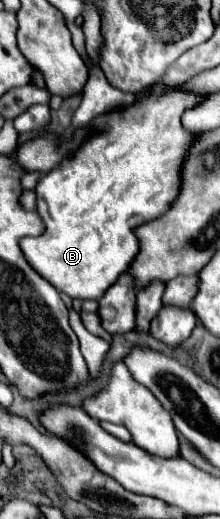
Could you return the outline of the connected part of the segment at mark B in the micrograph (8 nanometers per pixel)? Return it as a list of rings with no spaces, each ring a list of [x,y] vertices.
[[[168,92],[168,94],[162,94],[162,96],[150,96],[150,98],[142,100],[140,104],[136,104],[136,106],[120,108],[120,110],[116,110],[116,112],[112,112],[112,114],[106,114],[106,116],[104,116],[104,124],[102,124],[104,130],[100,130],[96,136],[92,136],[90,140],[86,140],[86,142],[76,150],[76,154],[74,154],[70,160],[64,160],[64,164],[60,164],[60,168],[54,168],[52,172],[44,174],[44,176],[38,180],[38,184],[36,184],[36,212],[38,212],[38,216],[46,222],[46,230],[44,230],[44,234],[40,234],[40,236],[36,236],[36,238],[32,238],[32,236],[30,236],[30,238],[22,238],[22,240],[20,240],[20,250],[22,250],[24,258],[28,258],[28,264],[30,264],[42,278],[46,278],[58,292],[64,292],[64,294],[68,294],[70,298],[78,298],[78,300],[98,300],[98,298],[106,292],[106,288],[108,288],[112,282],[116,282],[116,278],[118,278],[122,272],[128,270],[132,258],[134,258],[136,252],[138,252],[138,240],[136,240],[136,236],[132,234],[132,228],[136,228],[136,226],[140,226],[140,224],[144,224],[144,222],[148,222],[148,220],[154,220],[154,218],[162,216],[162,214],[168,210],[168,206],[172,204],[172,200],[176,198],[176,192],[178,192],[178,188],[180,188],[180,164],[182,164],[184,154],[186,154],[186,150],[188,150],[188,144],[192,142],[192,136],[194,136],[192,132],[188,132],[188,130],[182,128],[180,116],[182,116],[182,112],[184,112],[186,108],[192,108],[192,106],[196,104],[196,100],[200,102],[202,96],[182,94],[182,92]]]

